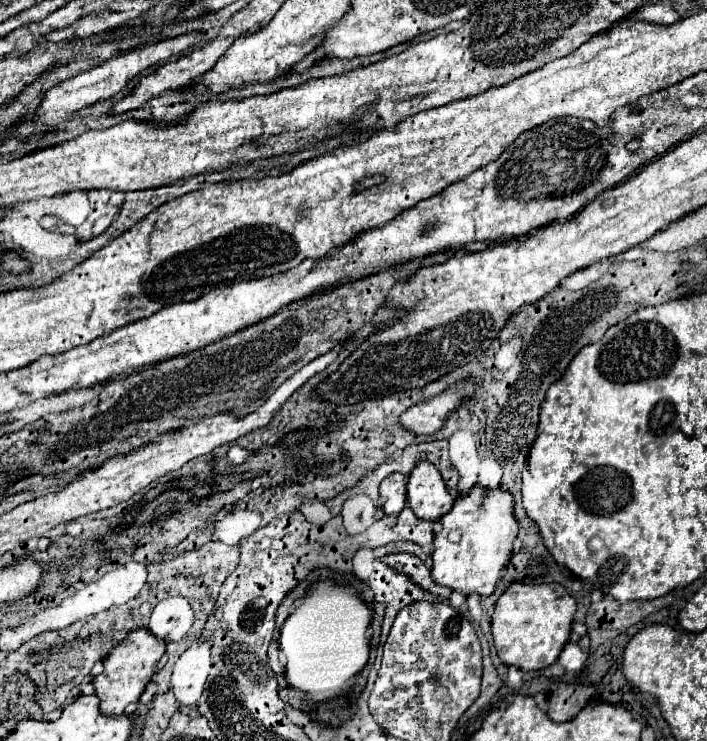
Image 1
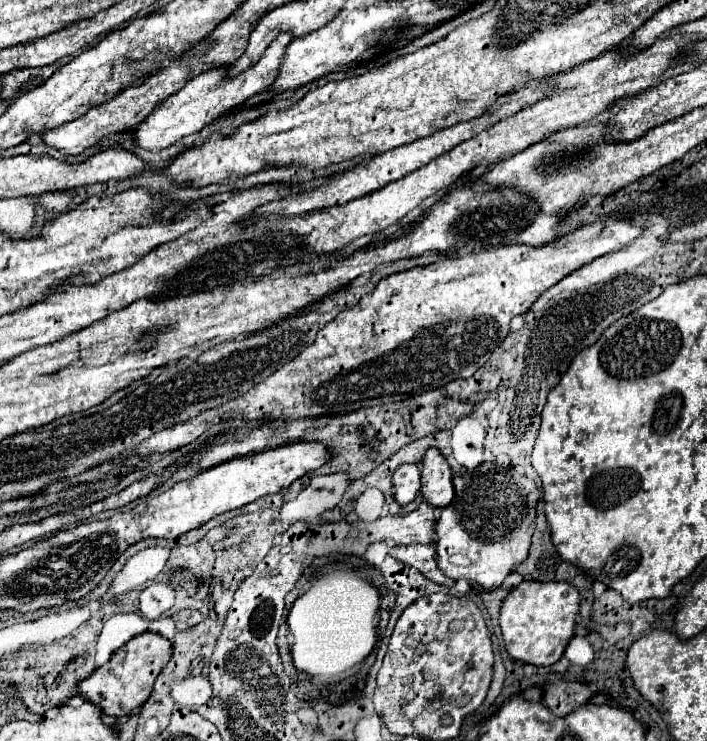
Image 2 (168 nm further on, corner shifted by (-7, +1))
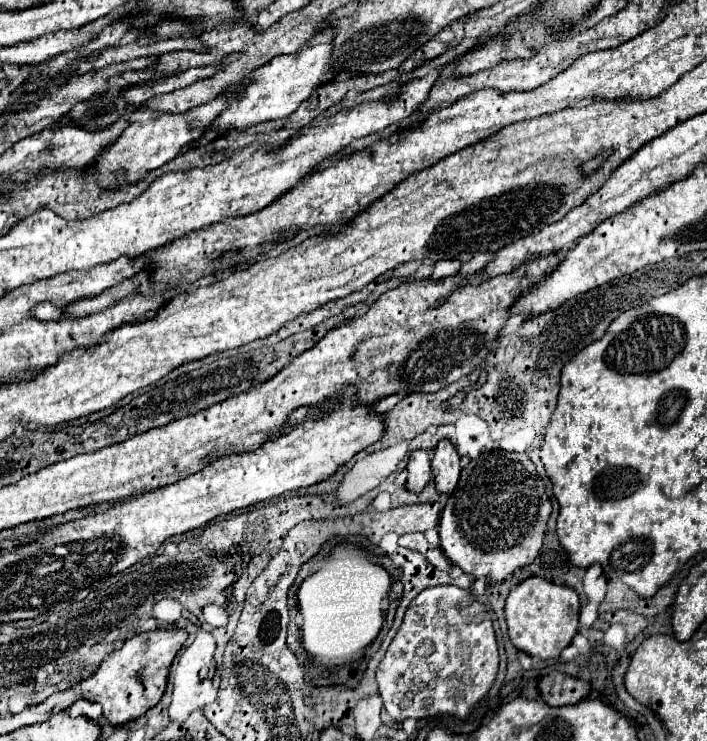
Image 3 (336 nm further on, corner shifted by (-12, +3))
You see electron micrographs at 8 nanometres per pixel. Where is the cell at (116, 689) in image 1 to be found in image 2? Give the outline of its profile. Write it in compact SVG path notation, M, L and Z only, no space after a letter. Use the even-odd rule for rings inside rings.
M151 631L141 633L133 637L129 643L125 643L121 649L117 649L105 665L93 671L91 677L81 681L77 693L85 695L91 703L99 705L105 715L127 717L133 713L133 709L137 709L139 705L147 701L159 671L167 665L169 659L171 659L169 639L161 637L159 633L151 633Z

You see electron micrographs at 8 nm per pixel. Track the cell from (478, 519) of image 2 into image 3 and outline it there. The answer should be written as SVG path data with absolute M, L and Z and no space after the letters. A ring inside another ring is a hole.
M484 451L462 469L440 523L440 547L450 563L472 577L486 577L488 583L502 583L516 569L526 567L538 555L546 521L552 513L544 481L526 453Z

